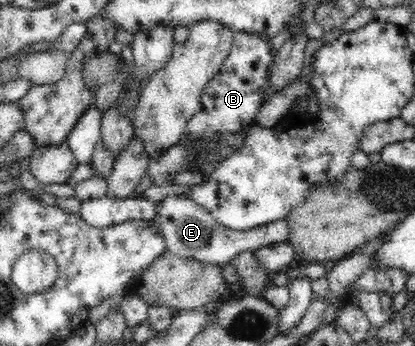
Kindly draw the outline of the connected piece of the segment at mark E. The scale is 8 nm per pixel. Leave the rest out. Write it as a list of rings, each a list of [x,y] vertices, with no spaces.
[[[164,198],[162,202],[154,203],[158,209],[158,224],[165,238],[166,250],[180,258],[191,258],[208,265],[228,265],[230,260],[248,250],[257,251],[263,246],[287,242],[290,232],[290,225],[285,218],[252,230],[230,230],[222,226],[208,209],[190,198]]]

